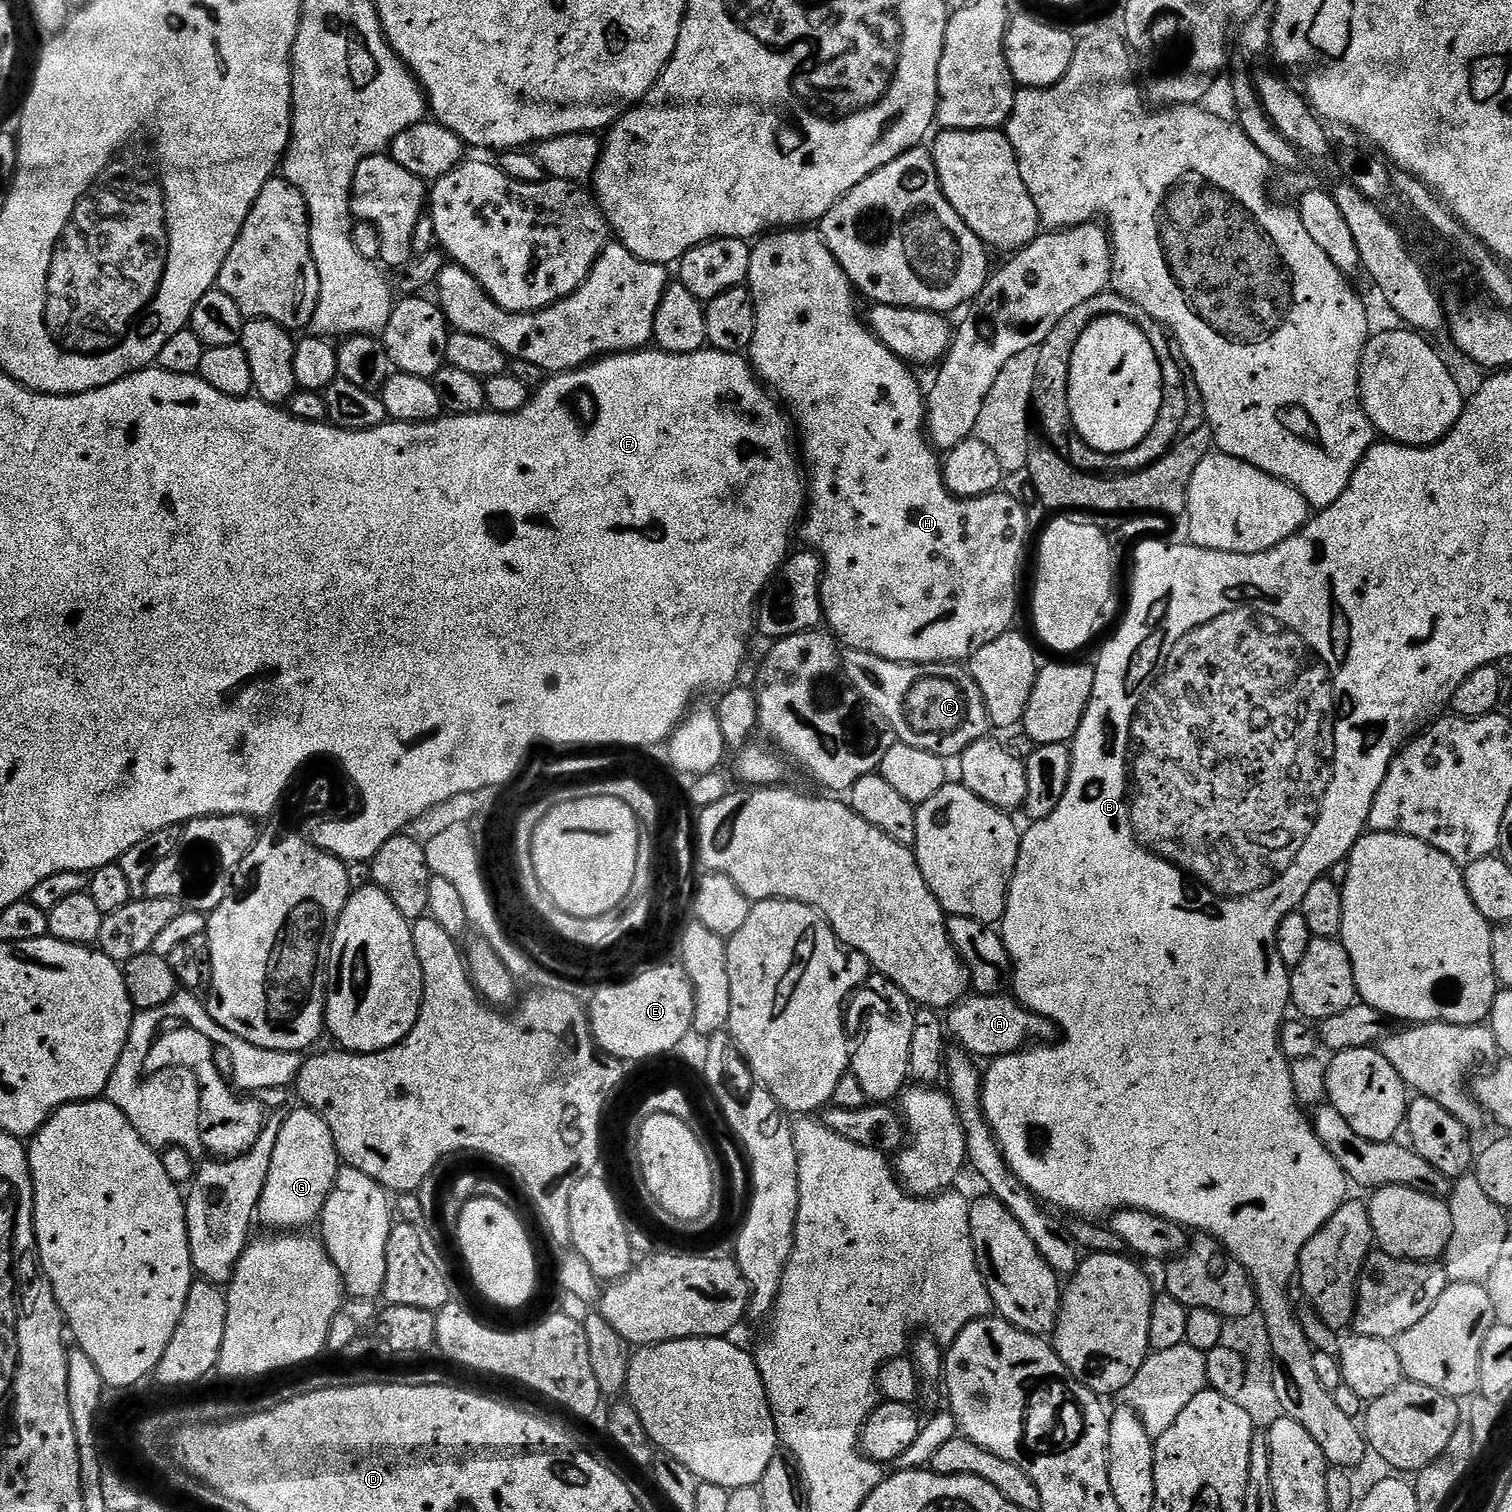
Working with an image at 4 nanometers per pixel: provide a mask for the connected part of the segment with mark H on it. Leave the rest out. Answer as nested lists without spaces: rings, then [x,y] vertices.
[[[808,226],[776,230],[771,234],[761,235],[751,245],[751,249],[746,287],[752,293],[756,329],[746,356],[752,365],[752,371],[790,413],[795,427],[804,428],[802,464],[806,469],[806,515],[802,520],[802,532],[804,528],[804,540],[808,543],[805,545],[824,561],[824,578],[820,581],[823,623],[829,624],[827,627],[831,635],[845,649],[874,654],[883,660],[893,660],[899,664],[951,664],[967,661],[978,650],[982,650],[982,646],[994,642],[994,638],[1013,627],[1012,619],[1016,616],[1016,583],[1020,580],[1020,567],[1024,564],[1024,551],[1028,548],[1027,510],[1014,497],[1007,496],[1004,490],[963,500],[946,487],[941,457],[936,457],[939,456],[937,449],[932,447],[926,431],[925,389],[920,389],[919,382],[912,377],[913,369],[872,333],[861,313],[860,316],[856,313],[857,293],[819,231]]]

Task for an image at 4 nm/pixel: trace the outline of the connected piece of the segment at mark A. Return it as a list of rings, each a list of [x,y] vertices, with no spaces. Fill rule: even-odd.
[[[1008,994],[998,996],[969,995],[951,1009],[946,1016],[946,1032],[961,1044],[965,1053],[976,1056],[1008,1056],[1021,1051],[1033,1042],[1048,1042],[1057,1035],[1058,1029],[1051,1020],[1028,1011],[1019,1000]]]

